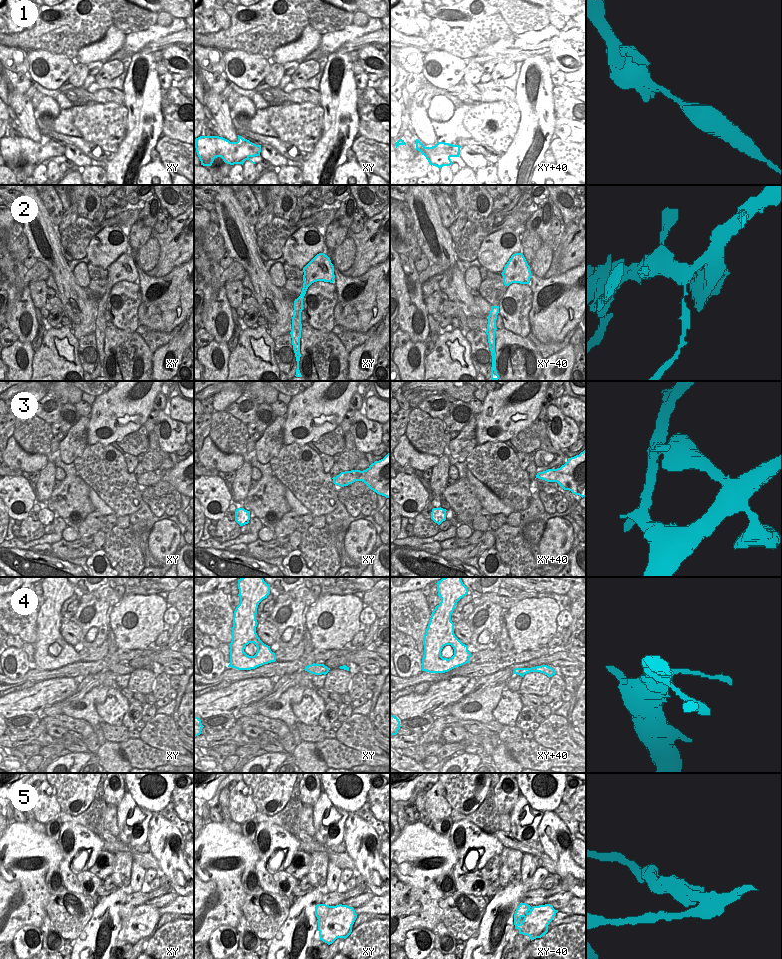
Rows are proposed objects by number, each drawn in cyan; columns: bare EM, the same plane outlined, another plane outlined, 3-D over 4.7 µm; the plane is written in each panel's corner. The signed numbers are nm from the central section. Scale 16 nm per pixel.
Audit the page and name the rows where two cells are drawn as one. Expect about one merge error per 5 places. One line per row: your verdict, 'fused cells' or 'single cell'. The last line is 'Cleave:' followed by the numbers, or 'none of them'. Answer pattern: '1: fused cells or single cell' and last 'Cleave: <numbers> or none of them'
1: single cell
2: fused cells
3: single cell
4: single cell
5: fused cells
Cleave: 2, 5

